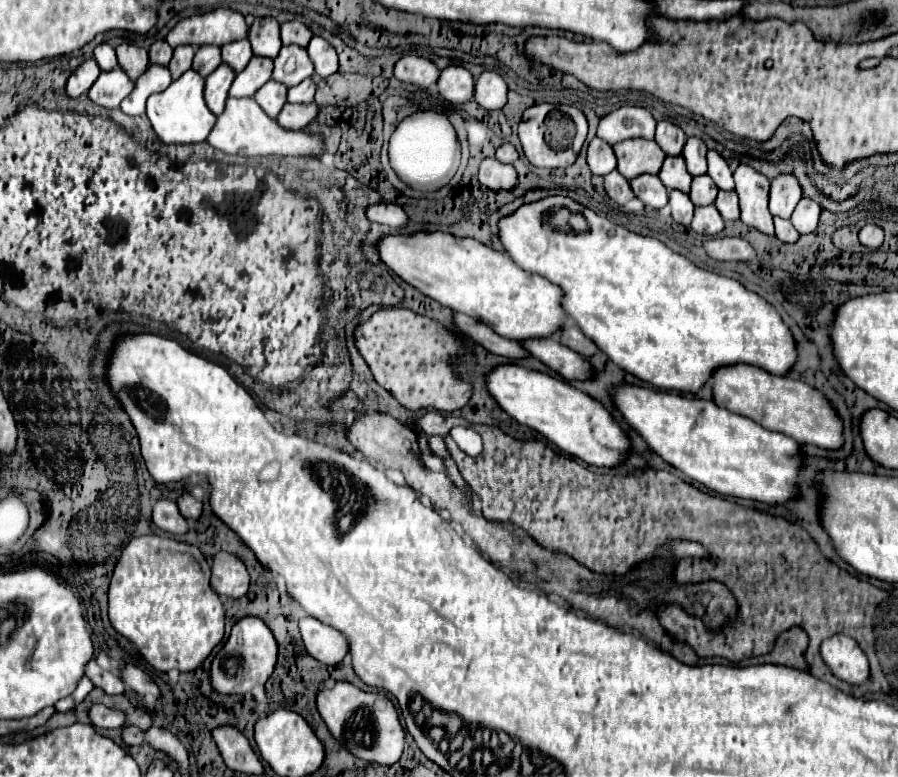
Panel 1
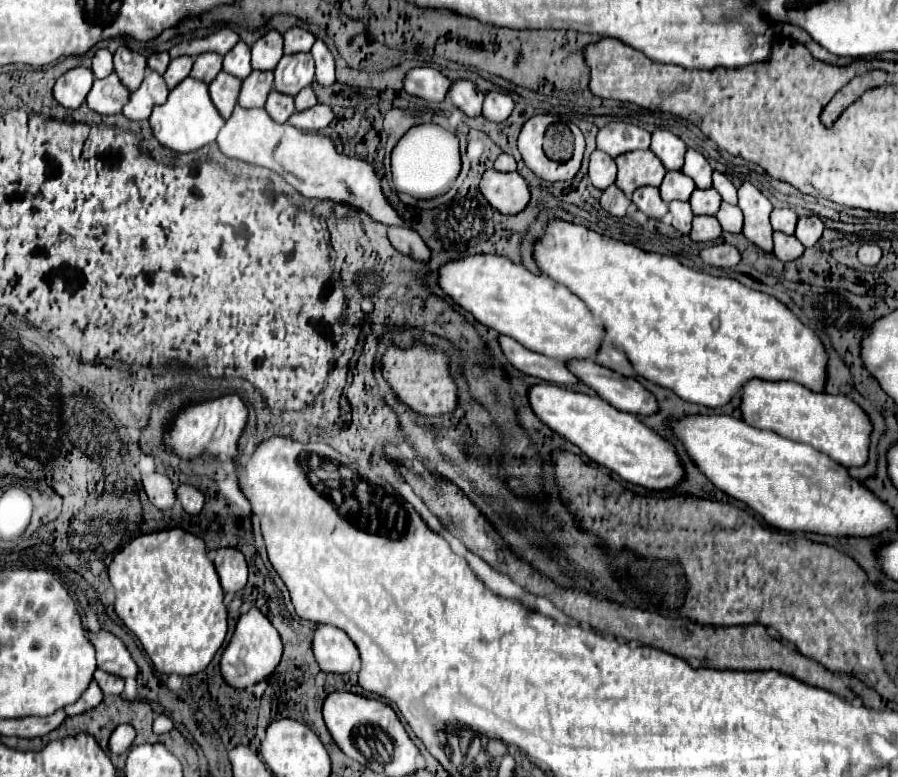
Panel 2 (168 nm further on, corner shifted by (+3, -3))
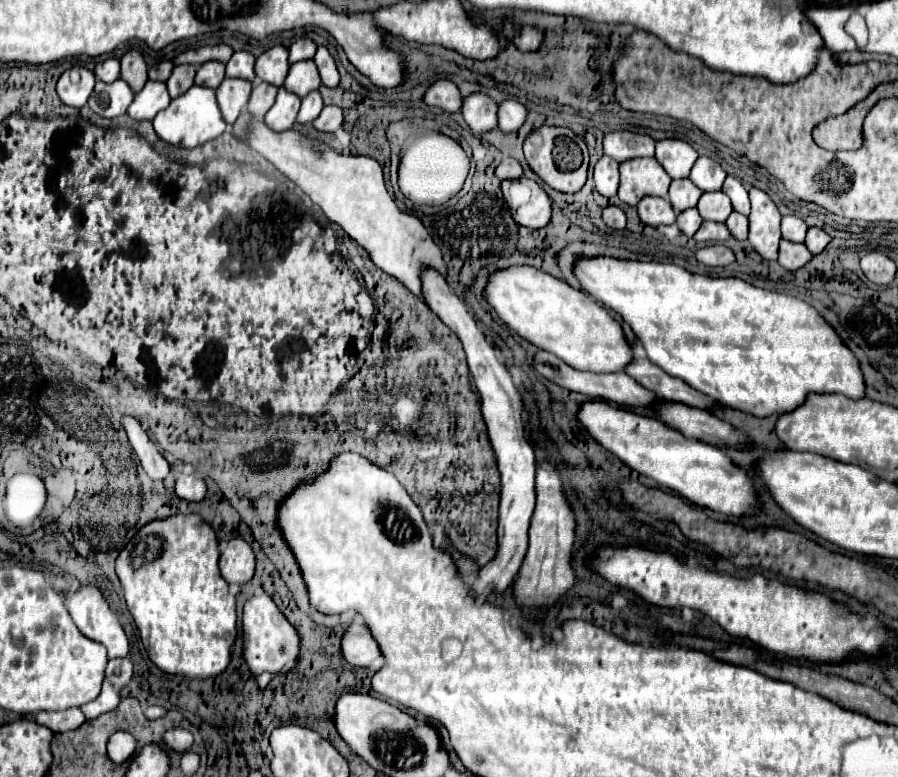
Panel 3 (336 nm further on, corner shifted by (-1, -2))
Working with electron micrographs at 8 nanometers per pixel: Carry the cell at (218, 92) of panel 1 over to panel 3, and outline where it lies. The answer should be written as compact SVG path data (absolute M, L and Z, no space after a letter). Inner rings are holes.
M225 78L217 88L217 102L221 108L221 114L227 124L233 124L237 116L245 110L245 104L249 100L253 84L249 80L239 78Z

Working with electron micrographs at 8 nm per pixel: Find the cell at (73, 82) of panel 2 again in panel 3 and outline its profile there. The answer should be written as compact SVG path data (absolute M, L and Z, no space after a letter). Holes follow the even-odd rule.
M71 66L61 74L57 82L57 94L65 106L81 108L87 104L93 86L95 74L91 70L87 70L85 66Z

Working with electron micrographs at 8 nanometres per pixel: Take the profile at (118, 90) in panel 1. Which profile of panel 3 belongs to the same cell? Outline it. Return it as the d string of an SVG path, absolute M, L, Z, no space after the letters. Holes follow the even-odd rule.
M119 78L111 84L99 80L95 84L95 92L89 98L89 108L103 118L115 118L127 112L131 100L133 100L133 90L125 84L125 80Z

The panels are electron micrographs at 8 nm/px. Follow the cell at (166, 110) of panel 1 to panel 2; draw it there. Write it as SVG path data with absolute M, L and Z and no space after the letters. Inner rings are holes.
M187 77L187 81L183 81L183 85L177 85L169 93L169 99L165 105L153 109L149 121L151 121L151 129L153 129L153 135L157 137L157 141L163 147L177 151L177 153L191 153L191 151L197 151L197 149L213 143L217 139L217 133L225 125L225 119L219 115L219 111L211 103L207 85L203 81L197 81L191 77Z

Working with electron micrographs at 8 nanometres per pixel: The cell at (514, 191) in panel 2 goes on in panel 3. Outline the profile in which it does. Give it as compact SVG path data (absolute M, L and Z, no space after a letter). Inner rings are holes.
M503 180L501 192L517 224L527 228L543 228L549 222L551 200L535 180Z

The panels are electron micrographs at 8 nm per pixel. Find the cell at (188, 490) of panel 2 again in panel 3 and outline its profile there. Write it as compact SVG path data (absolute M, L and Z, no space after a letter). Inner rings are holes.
M179 474L175 482L175 492L181 500L187 502L201 502L205 498L205 482L195 476L185 476Z

